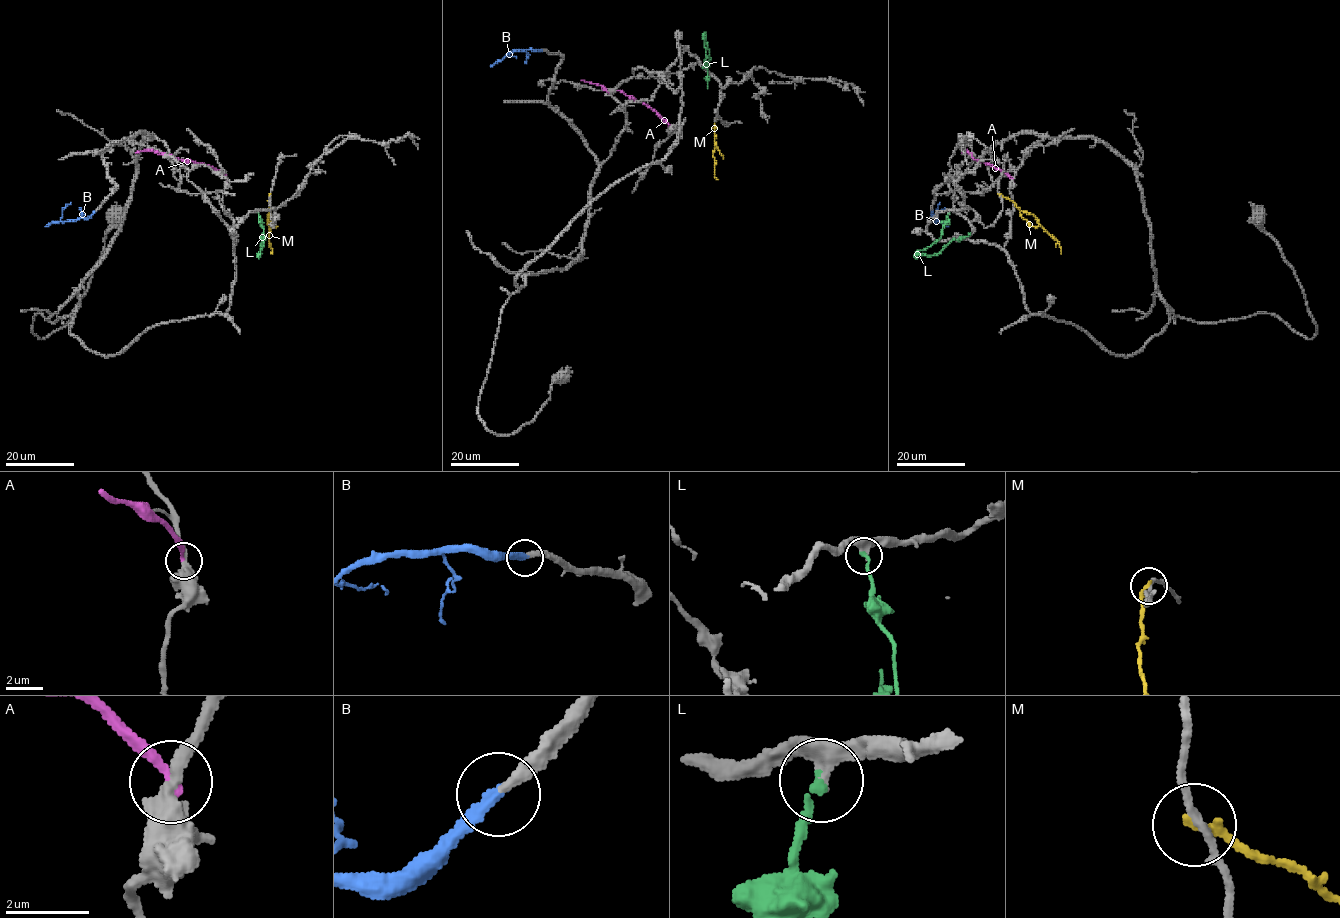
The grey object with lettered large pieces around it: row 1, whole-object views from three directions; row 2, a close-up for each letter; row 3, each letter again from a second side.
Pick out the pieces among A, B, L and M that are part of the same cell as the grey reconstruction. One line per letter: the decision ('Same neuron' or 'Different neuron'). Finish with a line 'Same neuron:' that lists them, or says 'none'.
A: Different neuron
B: Same neuron
L: Same neuron
M: Different neuron
Same neuron: B, L

